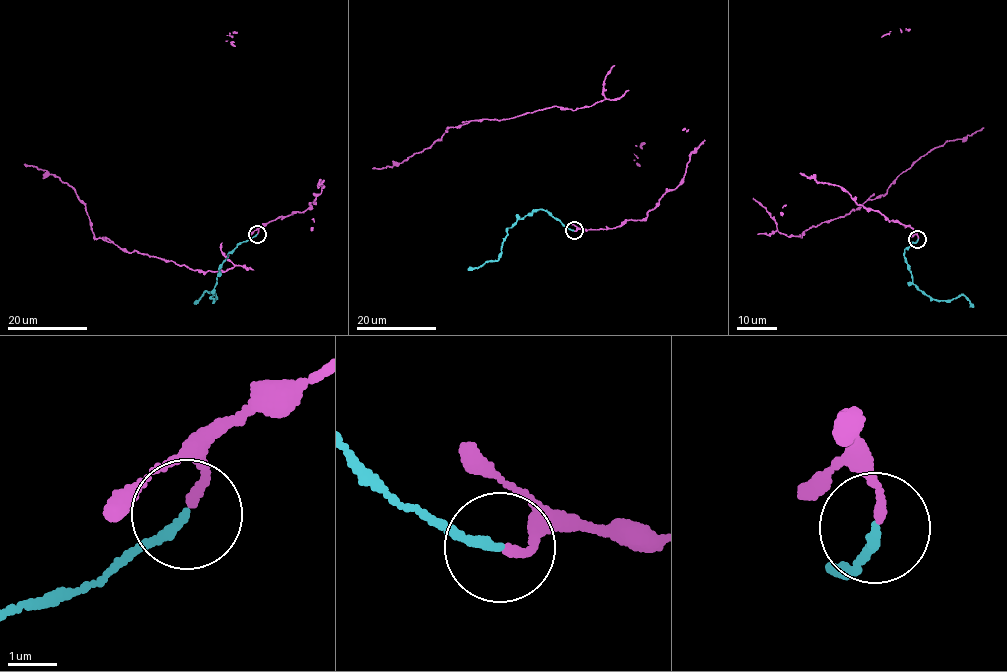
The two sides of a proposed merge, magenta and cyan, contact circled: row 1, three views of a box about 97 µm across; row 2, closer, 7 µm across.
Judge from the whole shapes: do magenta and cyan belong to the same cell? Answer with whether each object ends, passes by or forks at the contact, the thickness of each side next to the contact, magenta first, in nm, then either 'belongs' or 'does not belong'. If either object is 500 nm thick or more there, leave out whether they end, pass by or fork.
magenta ends; cyan ends; calibres 160 and 170 nm; belongs

